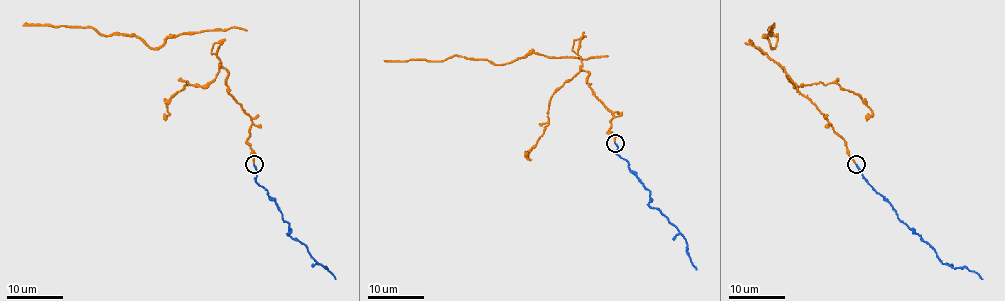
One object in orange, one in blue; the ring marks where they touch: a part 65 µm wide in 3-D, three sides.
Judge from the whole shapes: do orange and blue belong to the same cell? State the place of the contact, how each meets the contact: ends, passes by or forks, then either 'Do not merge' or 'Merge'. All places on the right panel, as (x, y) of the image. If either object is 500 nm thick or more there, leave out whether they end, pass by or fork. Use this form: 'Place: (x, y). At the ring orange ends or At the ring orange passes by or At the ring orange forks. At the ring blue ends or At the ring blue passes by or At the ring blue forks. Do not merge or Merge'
Place: (856, 164). At the ring orange ends. At the ring blue ends. Do not merge

